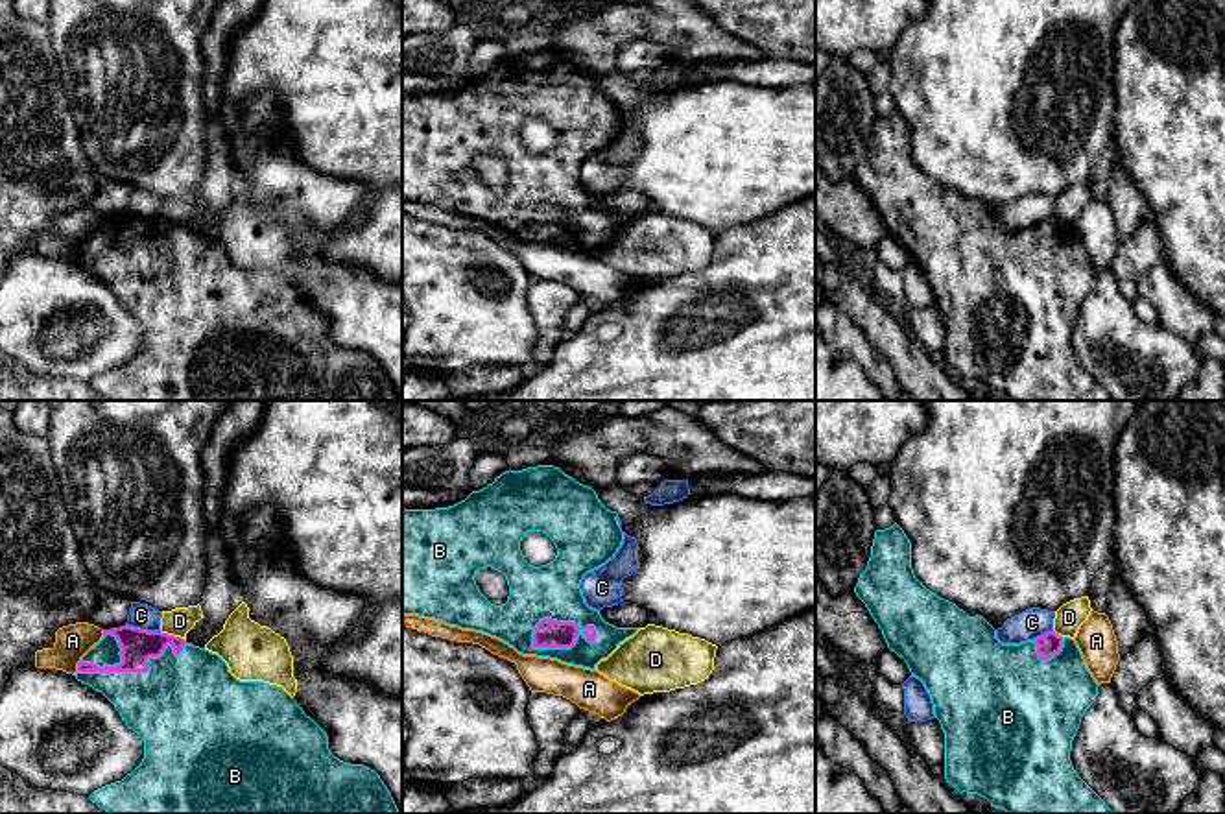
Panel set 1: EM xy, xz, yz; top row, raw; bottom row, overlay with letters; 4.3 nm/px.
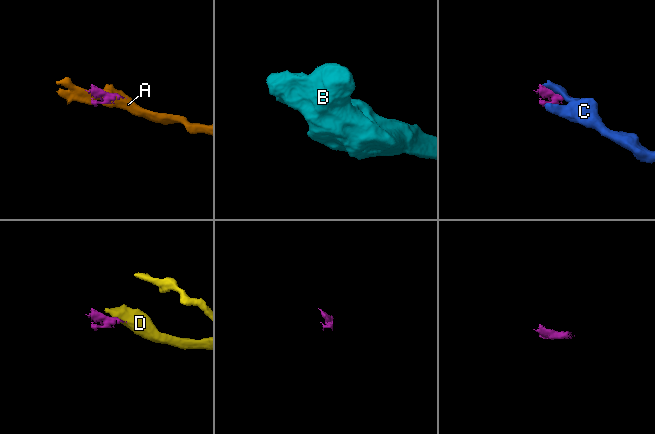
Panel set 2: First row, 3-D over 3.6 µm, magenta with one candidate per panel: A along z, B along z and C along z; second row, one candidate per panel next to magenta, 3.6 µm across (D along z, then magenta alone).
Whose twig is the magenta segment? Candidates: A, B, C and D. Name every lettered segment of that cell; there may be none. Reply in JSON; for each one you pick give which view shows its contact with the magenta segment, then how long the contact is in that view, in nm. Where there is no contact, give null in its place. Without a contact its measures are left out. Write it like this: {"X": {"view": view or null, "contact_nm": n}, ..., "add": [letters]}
{"B": {"view": "xy", "contact_nm": 500}, "add": ["B"]}

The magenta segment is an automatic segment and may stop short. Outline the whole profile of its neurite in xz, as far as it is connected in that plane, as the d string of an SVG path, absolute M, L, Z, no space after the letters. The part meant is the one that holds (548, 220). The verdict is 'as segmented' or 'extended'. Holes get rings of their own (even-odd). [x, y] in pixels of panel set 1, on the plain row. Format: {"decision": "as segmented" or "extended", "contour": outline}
{"decision": "extended", "contour": "M553 52L509 55L487 74L472 78L465 87L448 94L402 96L402 199L487 220L522 242L550 244L596 257L601 245L607 245L620 229L640 216L605 209L600 198L585 190L579 175L583 162L612 146L622 133L624 118L616 103L618 100L607 96L592 74L576 68ZM528 118L542 118L553 127L557 135L553 148L533 153L524 146L520 127ZM487 153L507 166L509 183L502 192L491 190L474 168L476 159Z"}

